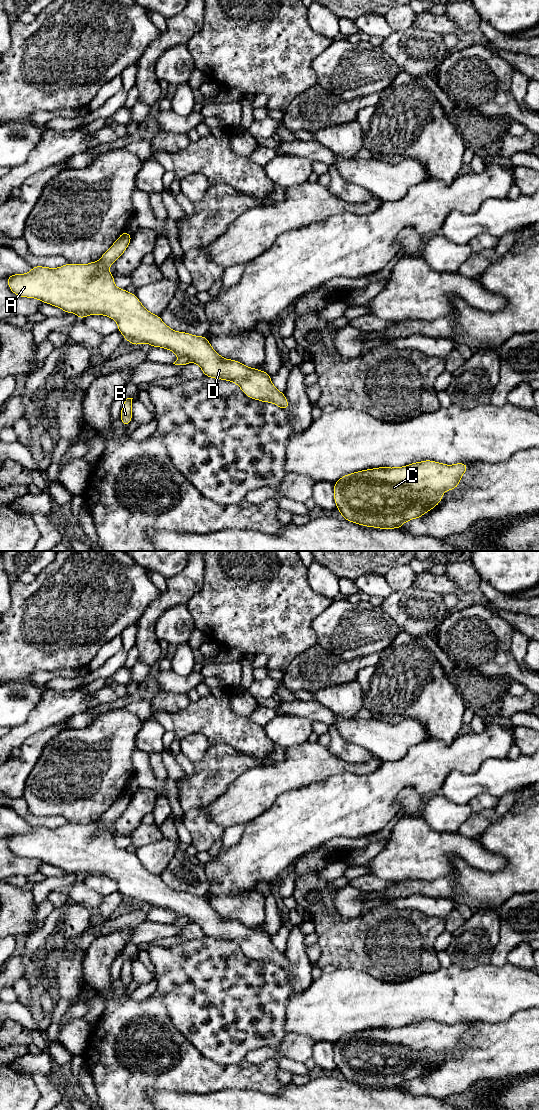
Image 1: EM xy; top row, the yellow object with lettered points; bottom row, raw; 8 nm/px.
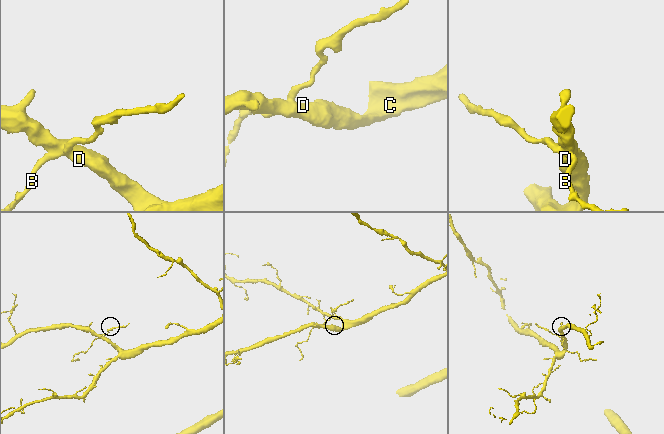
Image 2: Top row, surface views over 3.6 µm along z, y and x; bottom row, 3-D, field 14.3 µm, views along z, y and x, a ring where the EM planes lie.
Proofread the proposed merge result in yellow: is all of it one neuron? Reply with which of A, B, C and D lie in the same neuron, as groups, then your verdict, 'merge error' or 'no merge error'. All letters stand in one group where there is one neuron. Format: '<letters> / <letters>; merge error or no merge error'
A B C D; no merge error

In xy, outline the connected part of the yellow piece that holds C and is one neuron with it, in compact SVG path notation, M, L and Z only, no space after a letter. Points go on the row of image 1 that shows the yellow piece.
M424 460L403 467L357 471L334 483L334 501L342 518L349 522L379 529L400 529L405 522L420 518L437 506L443 492L455 489L467 470L465 463L446 465Z

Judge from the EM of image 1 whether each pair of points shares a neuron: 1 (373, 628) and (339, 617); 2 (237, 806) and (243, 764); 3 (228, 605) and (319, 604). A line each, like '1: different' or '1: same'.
1: same
2: different
3: same

